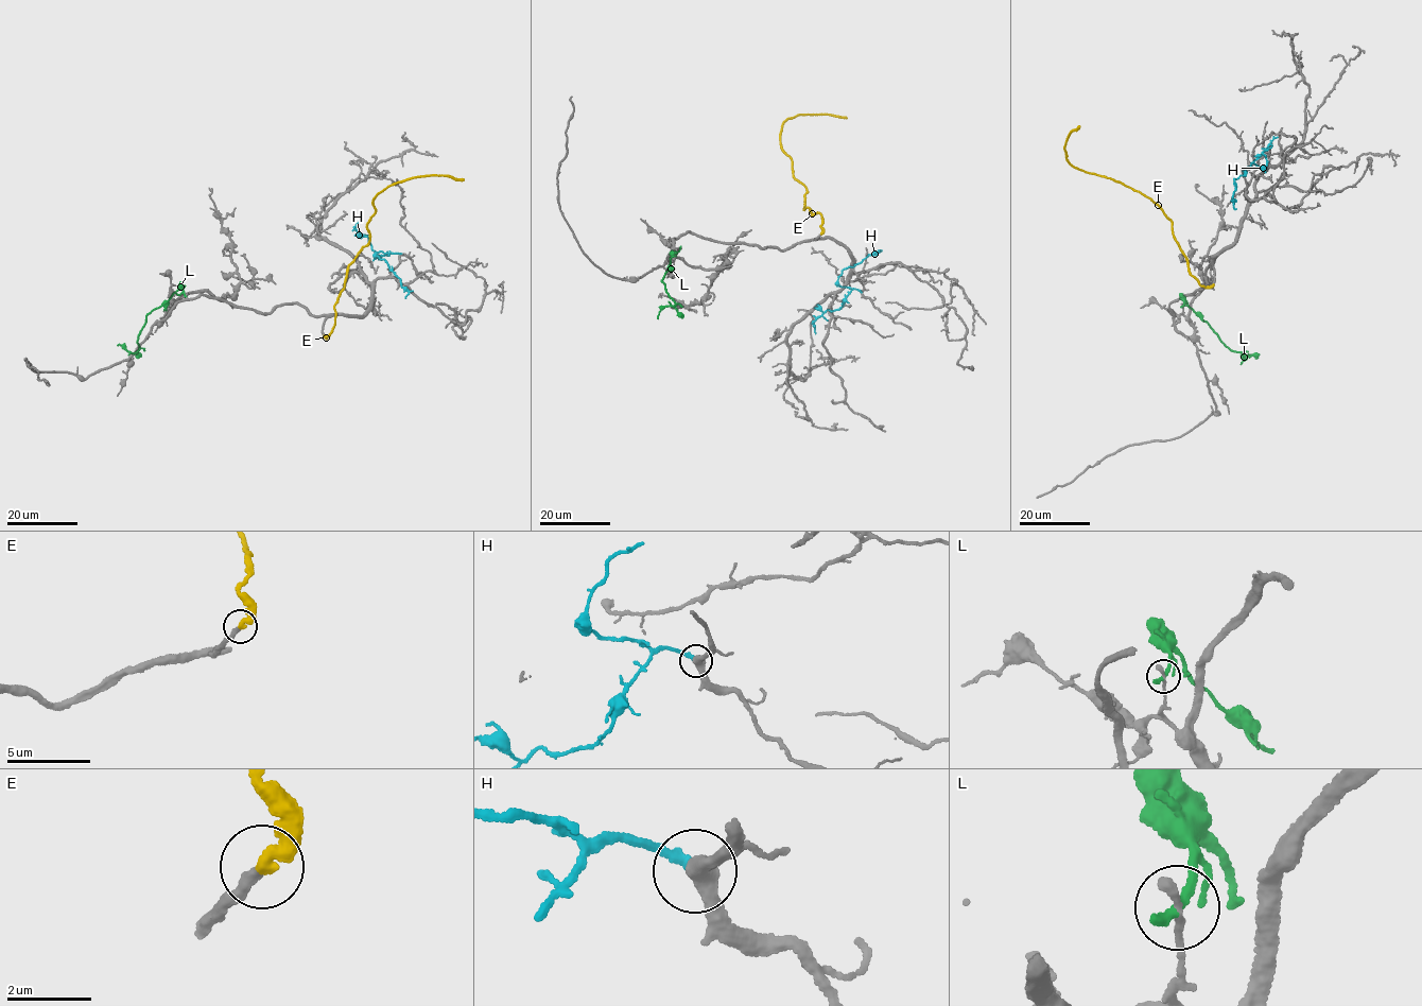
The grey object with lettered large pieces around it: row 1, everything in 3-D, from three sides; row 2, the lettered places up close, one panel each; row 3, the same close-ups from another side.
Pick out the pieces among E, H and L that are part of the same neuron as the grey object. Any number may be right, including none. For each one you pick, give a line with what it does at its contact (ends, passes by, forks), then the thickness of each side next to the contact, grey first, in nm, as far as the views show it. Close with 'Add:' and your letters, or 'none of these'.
E: It ends there. Thickness 280 nm (grey) against 400 nm
Add: E

